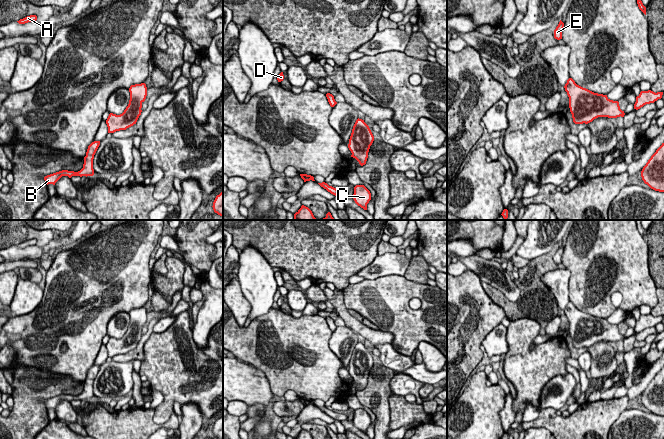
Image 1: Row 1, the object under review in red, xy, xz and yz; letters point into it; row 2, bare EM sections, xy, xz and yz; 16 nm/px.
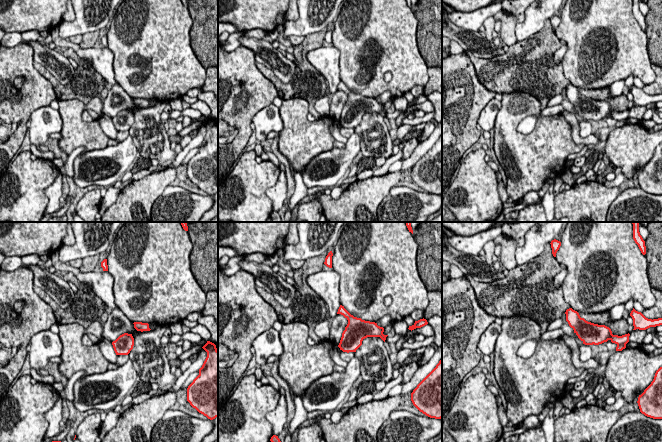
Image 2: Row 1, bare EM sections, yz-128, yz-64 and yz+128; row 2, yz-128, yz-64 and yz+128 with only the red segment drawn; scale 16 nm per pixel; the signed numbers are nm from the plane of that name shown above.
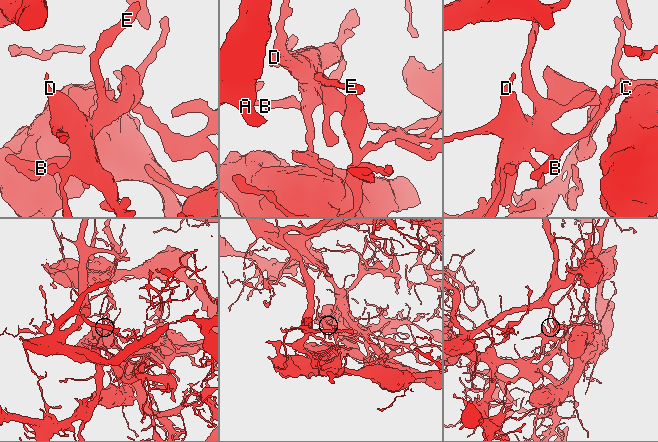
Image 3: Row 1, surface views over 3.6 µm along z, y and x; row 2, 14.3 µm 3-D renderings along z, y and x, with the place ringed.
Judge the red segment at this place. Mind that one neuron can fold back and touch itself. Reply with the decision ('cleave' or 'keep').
cleave

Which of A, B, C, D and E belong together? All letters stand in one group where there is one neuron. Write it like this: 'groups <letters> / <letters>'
groups A B D E / C

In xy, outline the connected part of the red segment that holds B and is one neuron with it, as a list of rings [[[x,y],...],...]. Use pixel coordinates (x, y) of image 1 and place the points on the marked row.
[[[94,141],[88,146],[86,156],[84,157],[83,168],[80,171],[74,172],[74,171],[62,170],[62,171],[47,175],[44,177],[46,184],[55,185],[55,183],[62,176],[68,176],[69,178],[71,178],[72,176],[80,176],[80,177],[93,176],[94,175],[93,159],[99,145],[100,145],[100,141]]]

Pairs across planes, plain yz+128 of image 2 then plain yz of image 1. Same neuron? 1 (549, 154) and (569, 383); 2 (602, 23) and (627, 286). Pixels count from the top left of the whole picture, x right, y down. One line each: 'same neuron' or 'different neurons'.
1: different neurons
2: same neuron

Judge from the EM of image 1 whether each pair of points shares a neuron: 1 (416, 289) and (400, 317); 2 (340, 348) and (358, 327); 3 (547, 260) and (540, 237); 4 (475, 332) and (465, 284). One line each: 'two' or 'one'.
1: one
2: two
3: two
4: one

